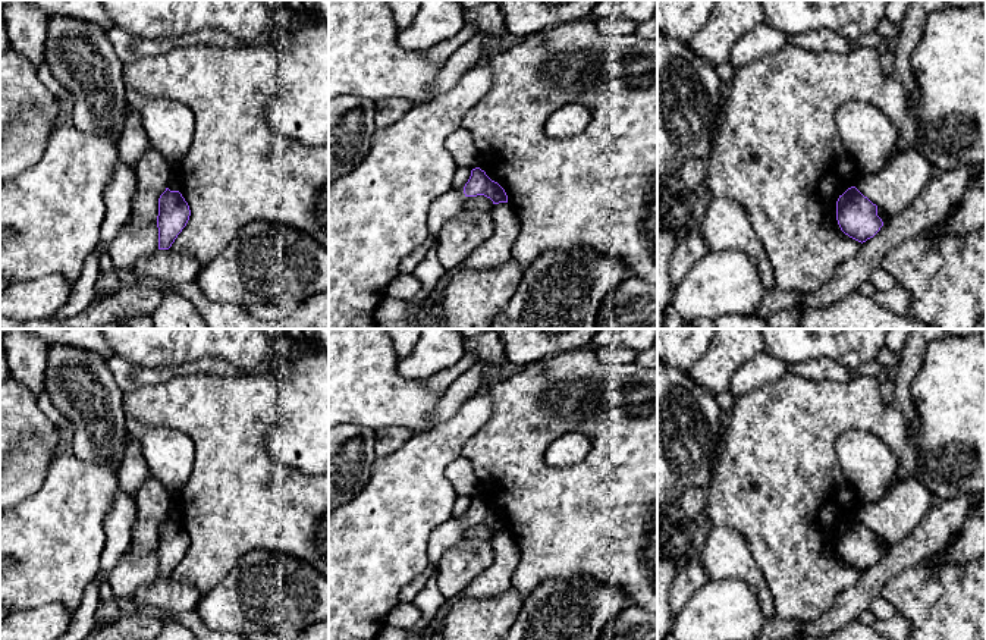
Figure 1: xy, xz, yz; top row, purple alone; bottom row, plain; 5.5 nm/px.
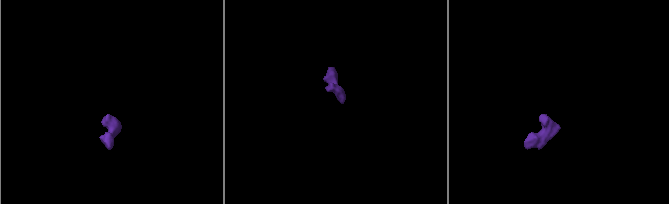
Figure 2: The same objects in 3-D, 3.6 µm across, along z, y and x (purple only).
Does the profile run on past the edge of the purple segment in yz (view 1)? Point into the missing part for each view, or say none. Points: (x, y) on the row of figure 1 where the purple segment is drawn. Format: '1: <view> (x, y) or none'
1: none

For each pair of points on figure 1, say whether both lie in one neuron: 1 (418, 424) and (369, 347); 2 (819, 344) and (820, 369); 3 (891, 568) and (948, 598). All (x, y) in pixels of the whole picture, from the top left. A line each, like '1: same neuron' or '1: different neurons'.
1: same neuron
2: different neurons
3: different neurons

